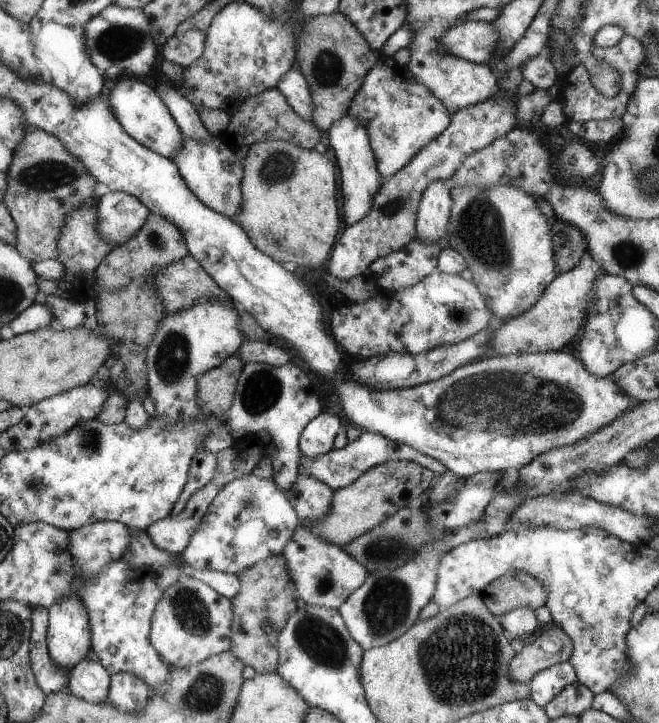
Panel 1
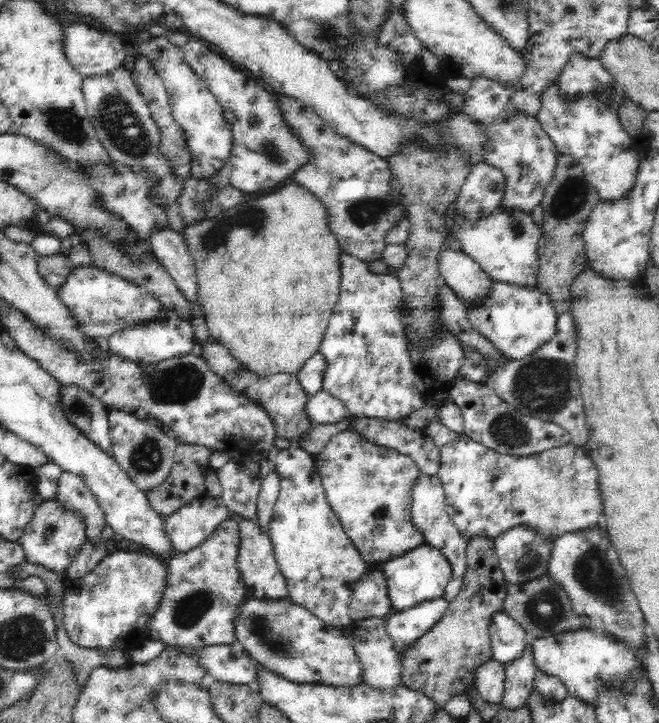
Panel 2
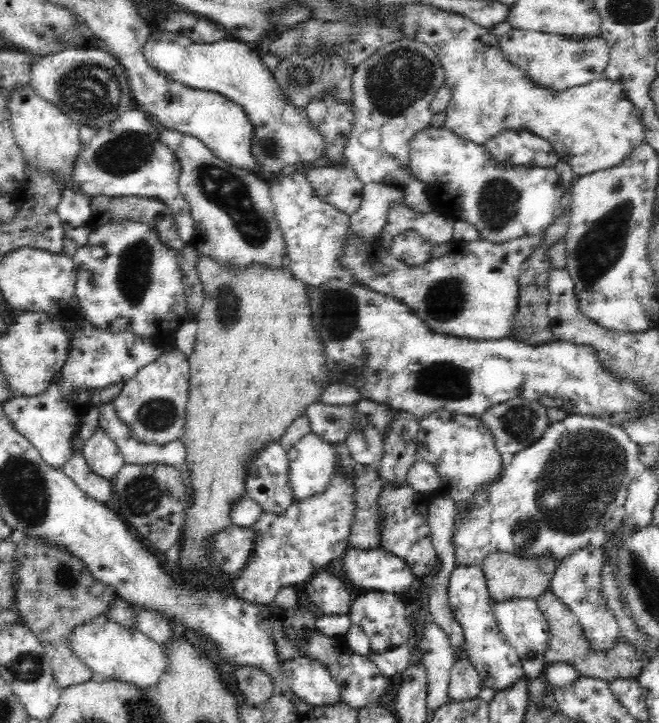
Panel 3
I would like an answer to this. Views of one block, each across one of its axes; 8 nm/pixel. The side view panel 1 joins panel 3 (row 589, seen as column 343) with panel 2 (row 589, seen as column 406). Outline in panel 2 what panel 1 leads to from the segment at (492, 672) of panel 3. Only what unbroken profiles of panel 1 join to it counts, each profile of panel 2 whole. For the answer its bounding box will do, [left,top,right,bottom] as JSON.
[408,473,468,603]

